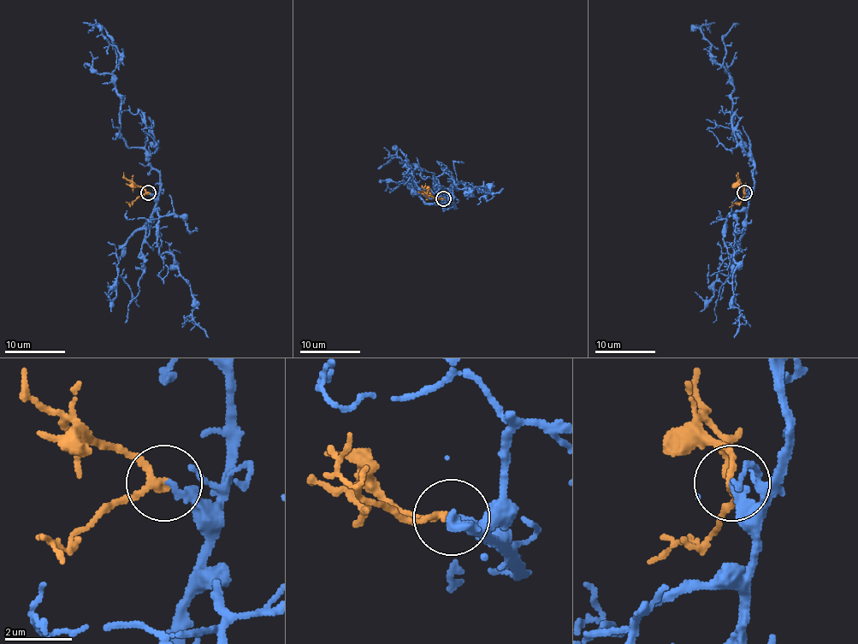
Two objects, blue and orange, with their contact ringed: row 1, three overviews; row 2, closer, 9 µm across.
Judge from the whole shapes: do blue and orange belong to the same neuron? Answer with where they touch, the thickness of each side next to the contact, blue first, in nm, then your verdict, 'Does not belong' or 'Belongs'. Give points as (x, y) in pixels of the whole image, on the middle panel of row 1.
Place: (443, 198). Thickness 140 nm (blue) against 170 nm. Belongs

